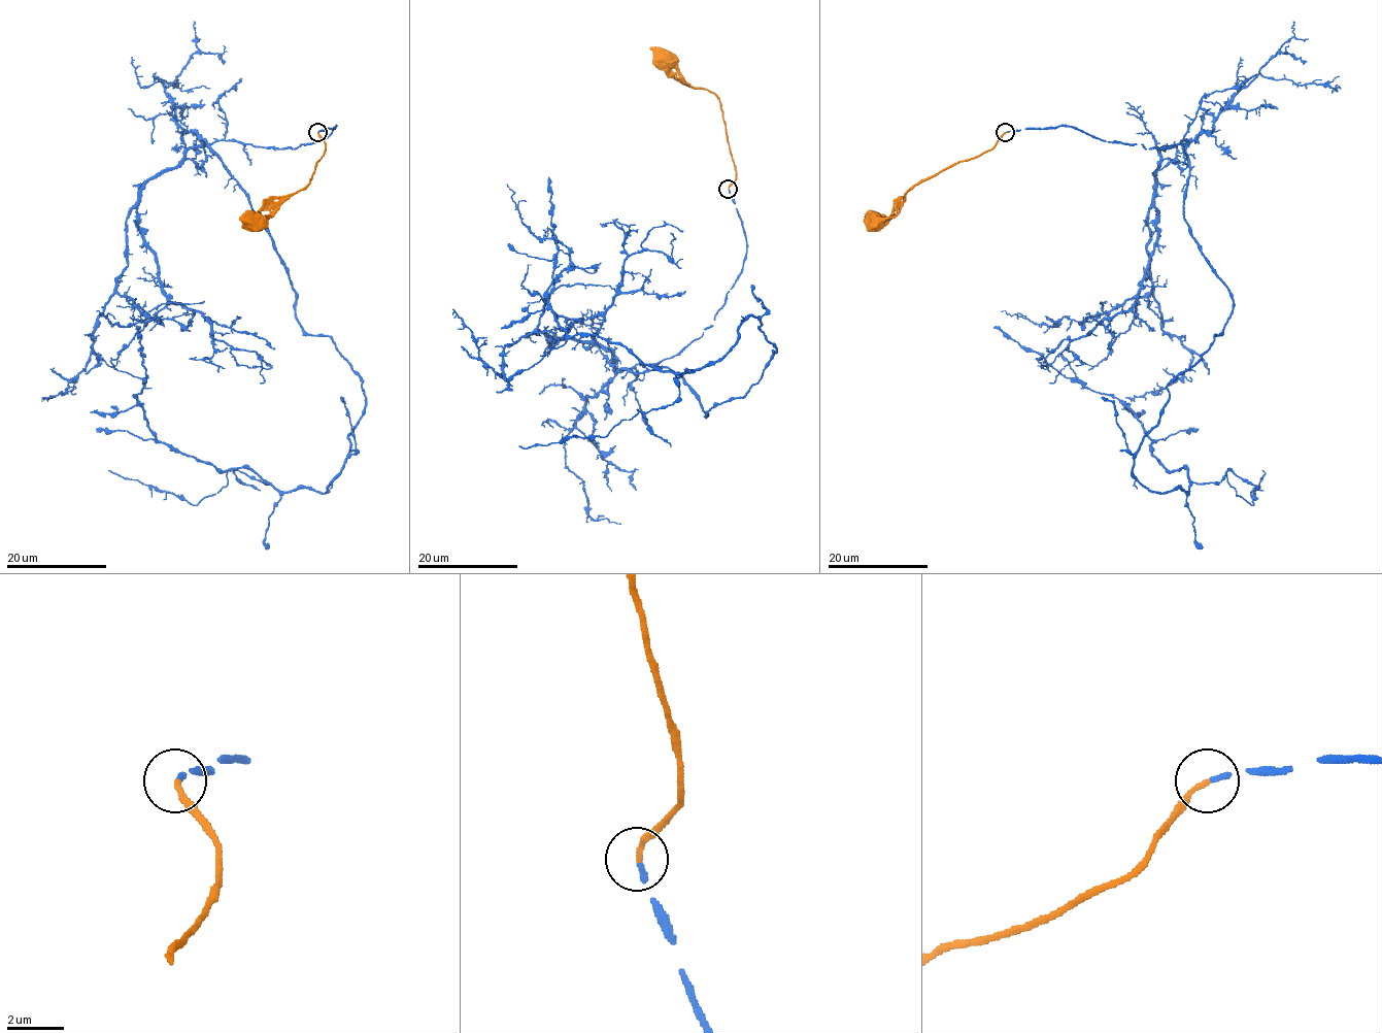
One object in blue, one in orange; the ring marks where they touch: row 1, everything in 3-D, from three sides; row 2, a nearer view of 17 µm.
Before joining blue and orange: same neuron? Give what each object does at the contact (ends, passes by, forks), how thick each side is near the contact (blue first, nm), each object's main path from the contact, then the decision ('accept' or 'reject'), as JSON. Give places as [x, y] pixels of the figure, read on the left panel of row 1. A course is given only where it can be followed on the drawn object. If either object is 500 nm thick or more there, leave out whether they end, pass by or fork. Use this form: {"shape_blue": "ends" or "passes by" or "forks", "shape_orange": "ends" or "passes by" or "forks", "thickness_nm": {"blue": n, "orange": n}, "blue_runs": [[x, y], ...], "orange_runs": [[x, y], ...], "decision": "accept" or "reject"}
{"shape_blue": "ends", "shape_orange": "ends", "thickness_nm": {"blue": 180, "orange": 180}, "blue_runs": [[317, 132], [336, 126], [212, 152], [296, 318], [362, 382], [327, 491], [158, 440], [138, 327]], "orange_runs": [[317, 132], [325, 152], [309, 182], [265, 218], [250, 220]], "decision": "accept"}

